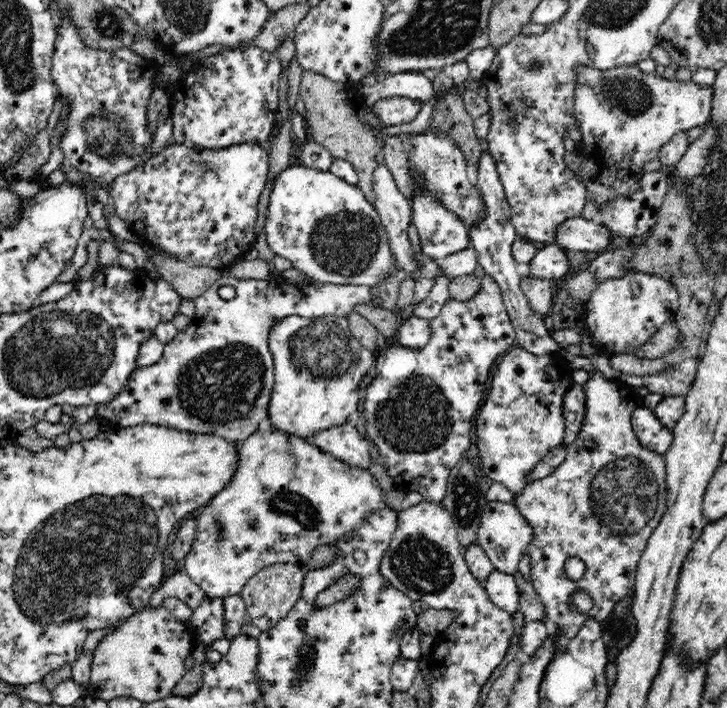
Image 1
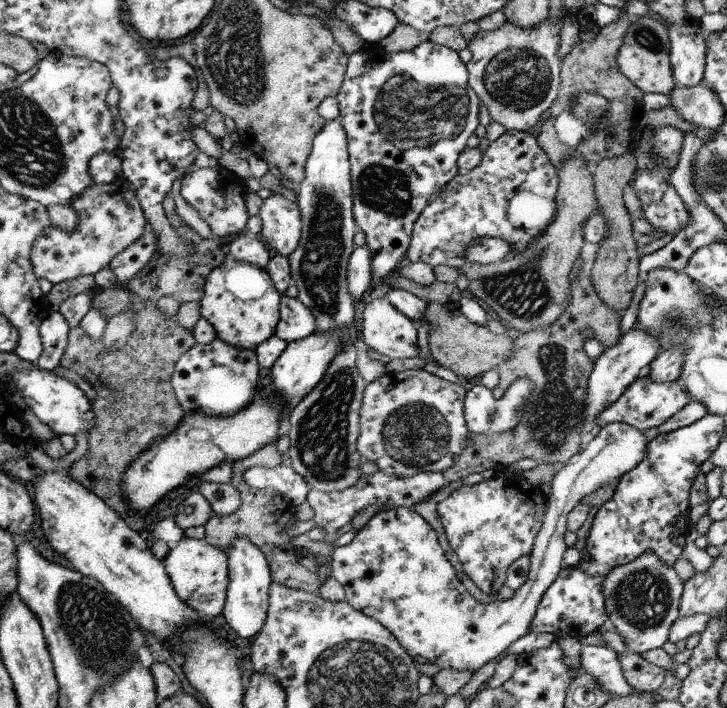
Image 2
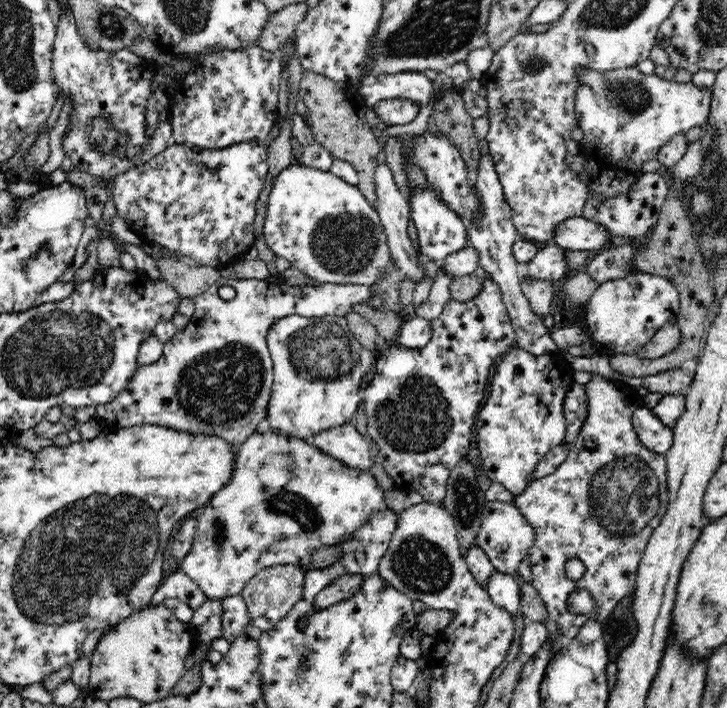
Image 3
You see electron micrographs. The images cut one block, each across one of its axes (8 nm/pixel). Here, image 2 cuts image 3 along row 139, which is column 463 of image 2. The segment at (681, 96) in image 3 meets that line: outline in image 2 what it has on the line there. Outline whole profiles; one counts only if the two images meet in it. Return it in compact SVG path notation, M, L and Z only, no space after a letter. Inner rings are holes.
M608 423L607 425L601 427L598 435L594 437L588 446L574 456L574 458L570 461L570 464L566 463L565 465L559 467L558 472L551 481L552 492L550 492L550 497L546 499L542 526L533 542L532 552L529 554L528 580L526 580L526 582L524 582L524 584L522 584L522 586L515 591L514 596L508 600L496 599L490 604L480 604L480 602L478 602L478 600L476 600L476 598L474 598L468 590L463 588L462 582L456 576L456 572L454 571L452 564L446 558L444 550L436 537L436 531L434 528L432 528L432 526L430 526L430 524L428 524L428 522L426 522L426 520L424 520L418 512L406 507L380 510L380 512L377 512L374 516L372 516L363 528L354 531L354 538L352 538L349 544L336 547L331 554L331 560L329 562L331 566L331 576L334 576L334 578L336 578L336 580L344 586L344 601L352 606L352 608L355 608L358 612L363 612L366 616L372 618L372 620L380 622L384 628L387 628L397 638L398 642L402 645L402 648L404 648L404 650L406 650L406 652L419 664L434 663L442 669L454 668L456 670L470 670L470 672L480 670L484 664L488 664L490 660L494 660L494 658L500 656L500 654L502 654L502 652L504 652L504 650L506 650L512 642L516 642L518 638L529 632L530 624L532 624L532 620L534 620L534 616L536 616L538 604L540 604L540 600L542 600L544 592L546 592L546 590L550 588L550 585L556 580L556 578L558 578L558 574L560 574L560 570L563 568L562 559L567 548L566 543L564 543L564 534L566 534L567 518L570 511L578 506L578 503L580 503L580 500L582 500L584 496L588 496L588 494L596 492L598 488L602 488L602 486L610 484L612 480L619 479L621 476L624 476L626 472L632 470L632 468L634 468L636 464L638 464L638 462L646 456L648 443L649 442L646 440L644 433L640 432L637 428L630 426L628 423Z

